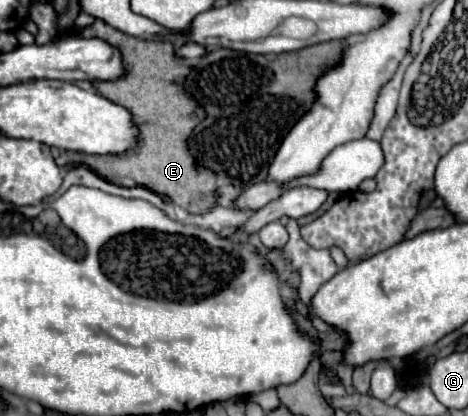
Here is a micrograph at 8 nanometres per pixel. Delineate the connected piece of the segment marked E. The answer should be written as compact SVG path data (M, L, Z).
M96 20L92 26L80 30L80 34L86 38L98 36L122 52L126 76L112 82L96 82L96 88L104 98L122 104L134 114L134 122L140 128L140 144L136 150L130 150L122 156L90 156L64 152L64 162L84 164L106 180L130 178L134 184L146 186L156 194L170 198L174 204L192 214L210 212L216 206L216 174L208 168L200 168L198 172L194 156L188 148L190 132L206 118L206 112L202 110L202 106L198 106L198 102L194 102L194 98L190 98L190 94L186 94L186 90L178 82L172 82L174 78L186 80L186 74L190 72L188 66L180 66L182 60L176 56L176 46L168 40L148 40L122 34L102 20Z

